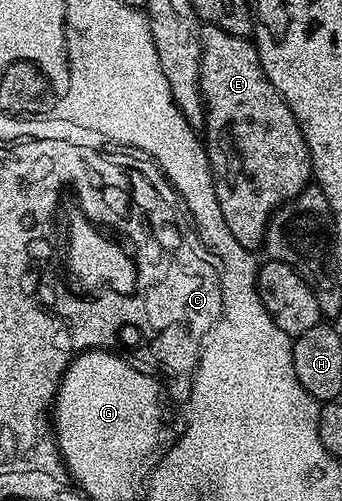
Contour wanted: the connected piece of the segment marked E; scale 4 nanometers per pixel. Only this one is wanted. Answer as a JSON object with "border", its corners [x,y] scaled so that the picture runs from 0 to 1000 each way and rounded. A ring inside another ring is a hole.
{"border":[[[611,50],[594,52],[585,68],[591,104],[573,174],[591,180],[591,198],[602,204],[596,291],[626,347],[632,401],[643,401],[643,425],[655,425],[655,443],[667,447],[678,473],[690,473],[702,489],[754,497],[775,487],[778,443],[801,419],[865,393],[865,385],[886,381],[909,363],[906,299],[895,295],[854,218],[842,218],[830,194],[819,194],[795,162],[784,162],[740,84]]]}

